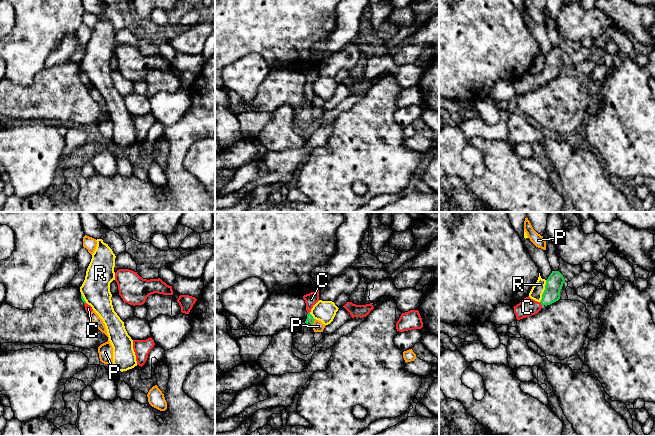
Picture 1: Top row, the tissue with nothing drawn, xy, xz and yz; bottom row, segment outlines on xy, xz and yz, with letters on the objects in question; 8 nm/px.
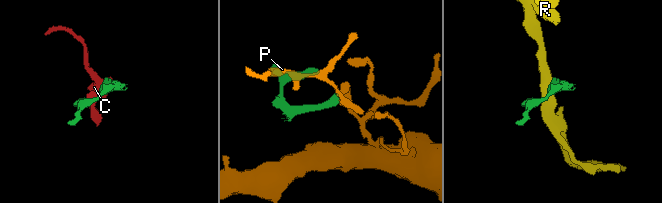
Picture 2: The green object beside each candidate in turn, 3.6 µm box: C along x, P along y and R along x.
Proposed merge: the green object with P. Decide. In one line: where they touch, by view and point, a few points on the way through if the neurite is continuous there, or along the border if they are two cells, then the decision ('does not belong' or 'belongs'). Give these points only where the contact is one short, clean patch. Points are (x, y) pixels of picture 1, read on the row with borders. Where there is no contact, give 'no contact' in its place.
xz (313, 322) | along xz (315, 319), (312, 327) | does not belong

